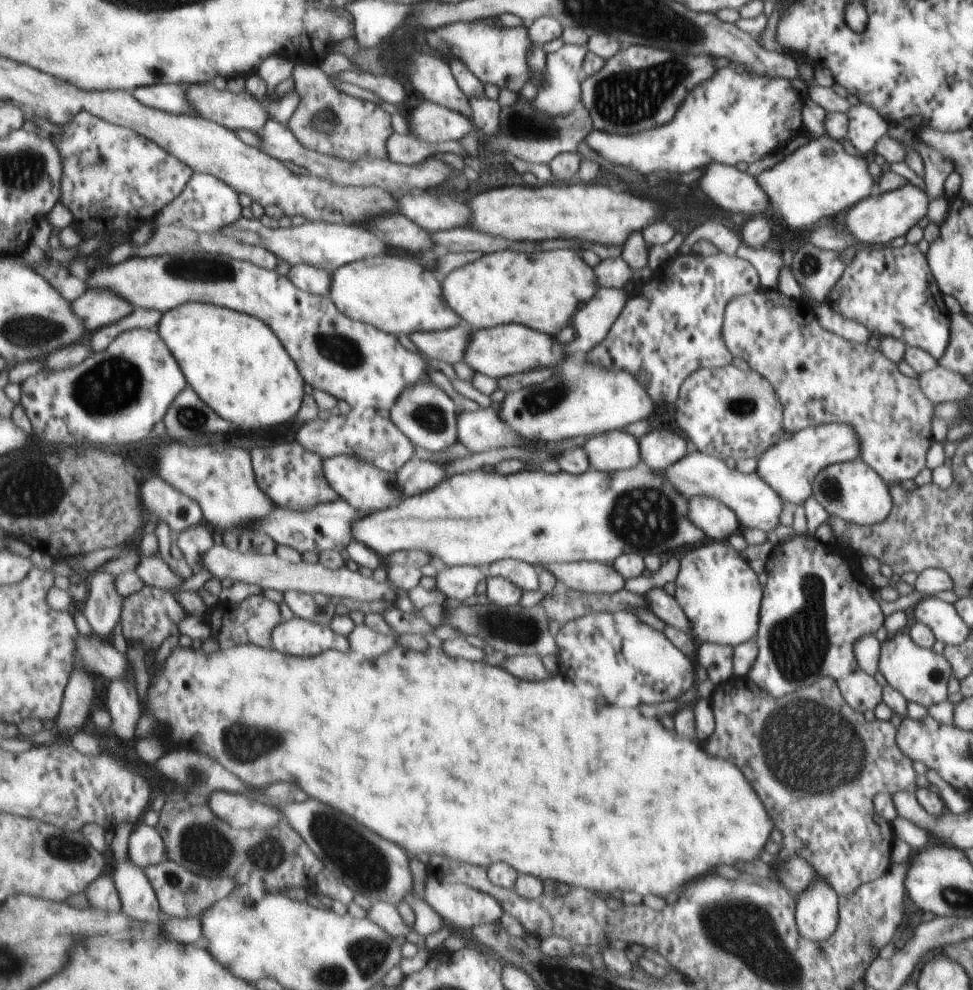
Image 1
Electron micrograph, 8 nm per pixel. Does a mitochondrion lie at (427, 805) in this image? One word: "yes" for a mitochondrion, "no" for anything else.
no

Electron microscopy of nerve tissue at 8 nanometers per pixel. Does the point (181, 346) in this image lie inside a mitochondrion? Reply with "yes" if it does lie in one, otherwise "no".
no

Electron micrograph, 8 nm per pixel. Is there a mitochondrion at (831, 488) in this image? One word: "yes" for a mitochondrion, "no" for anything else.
yes

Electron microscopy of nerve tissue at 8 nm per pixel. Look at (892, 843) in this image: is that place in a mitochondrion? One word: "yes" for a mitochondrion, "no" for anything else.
no

